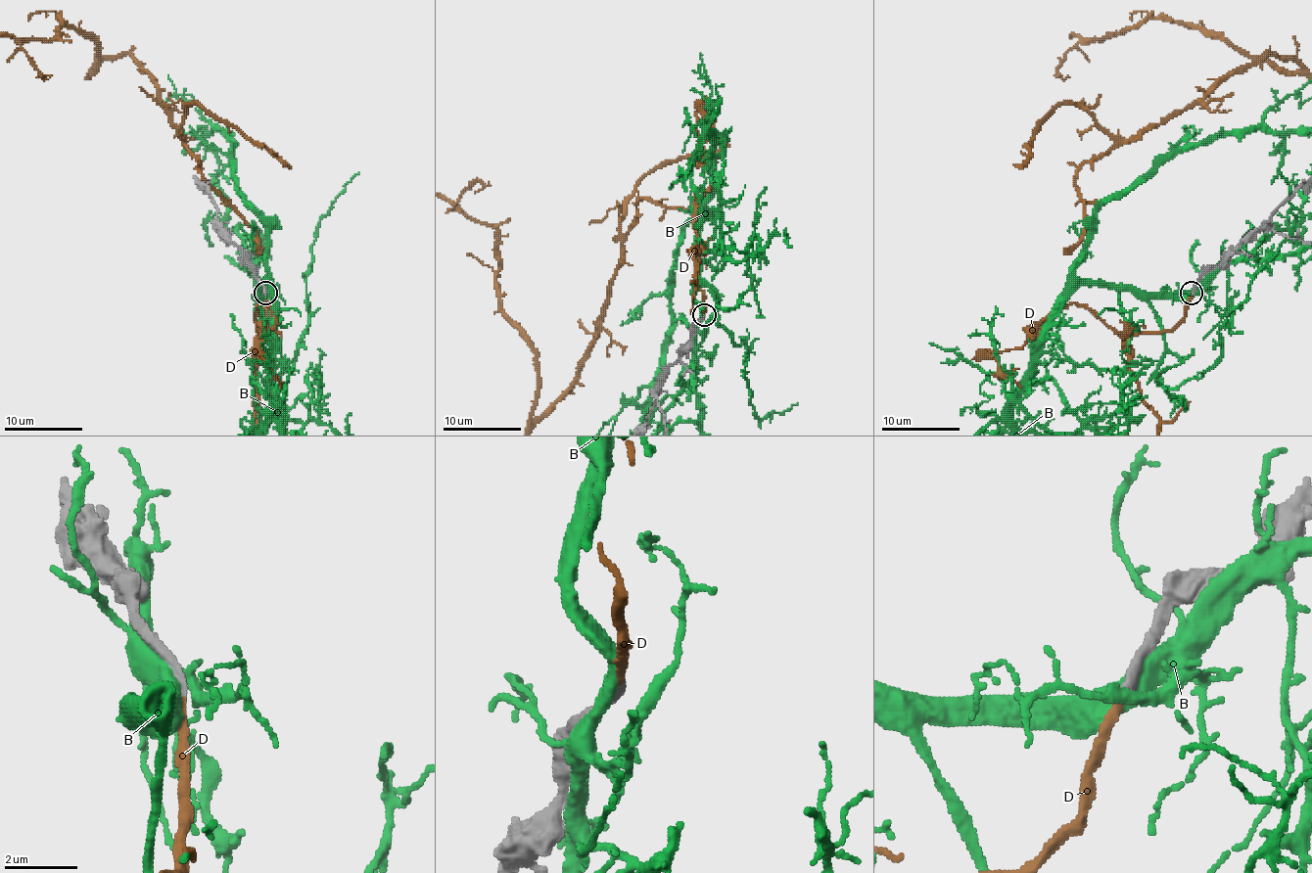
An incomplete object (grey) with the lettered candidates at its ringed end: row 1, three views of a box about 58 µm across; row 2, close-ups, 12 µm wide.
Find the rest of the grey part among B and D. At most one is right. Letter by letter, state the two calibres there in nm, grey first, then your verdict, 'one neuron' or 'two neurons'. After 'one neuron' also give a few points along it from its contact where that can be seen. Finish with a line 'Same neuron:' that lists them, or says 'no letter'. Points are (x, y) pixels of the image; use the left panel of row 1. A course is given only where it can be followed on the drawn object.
B: 380 nm thick on the grey side, 480 nm on the other; two neurons
D: 240 nm thick on the grey side, 240 nm on the other; one neuron
Same neuron: D

